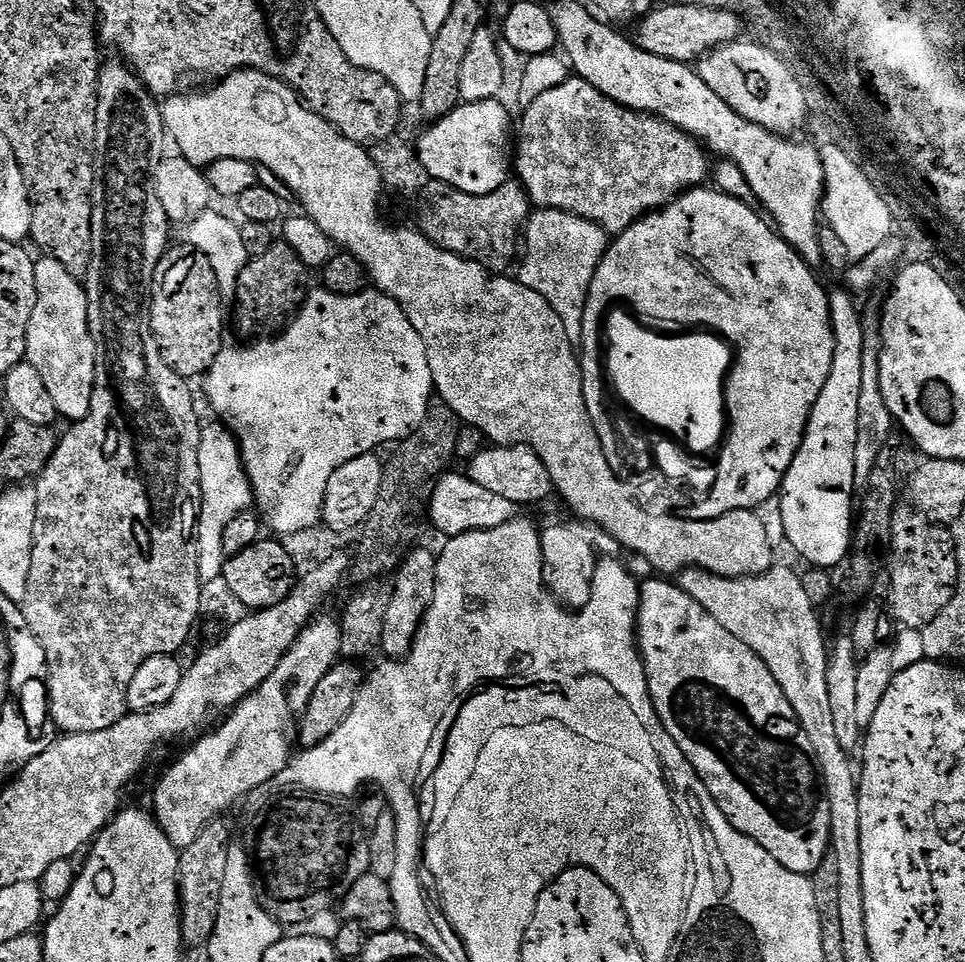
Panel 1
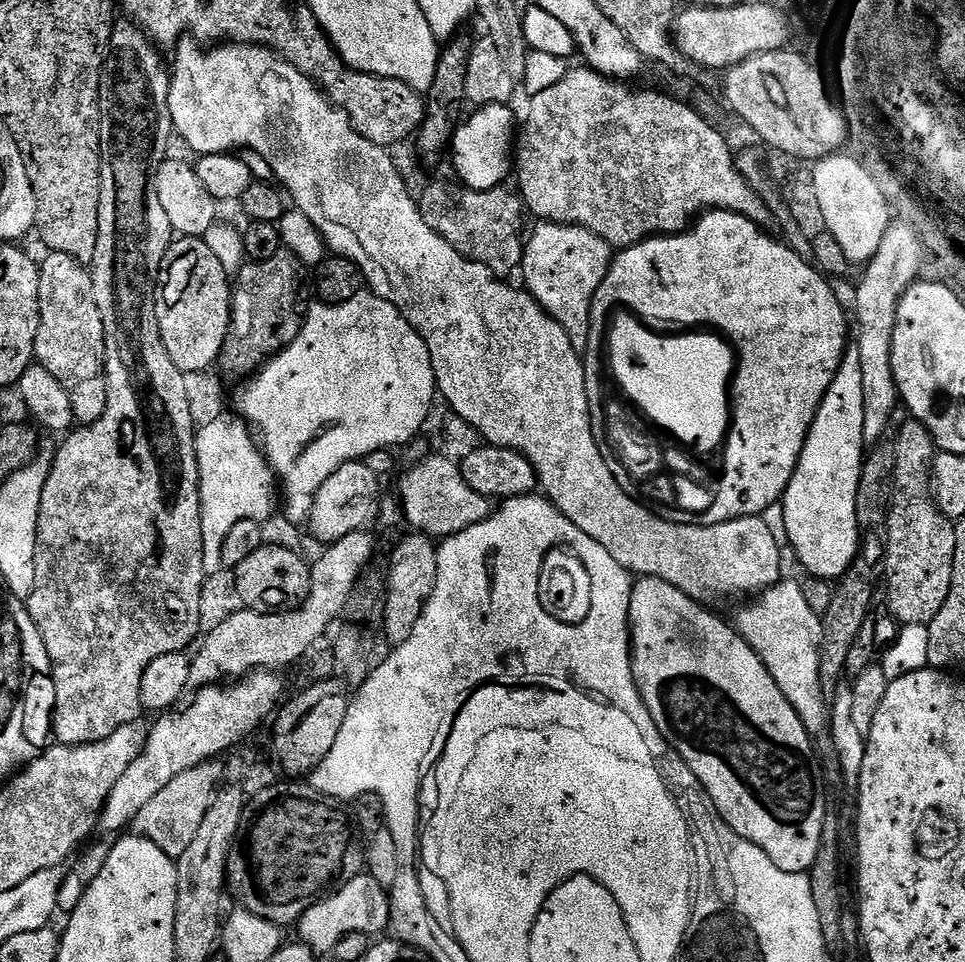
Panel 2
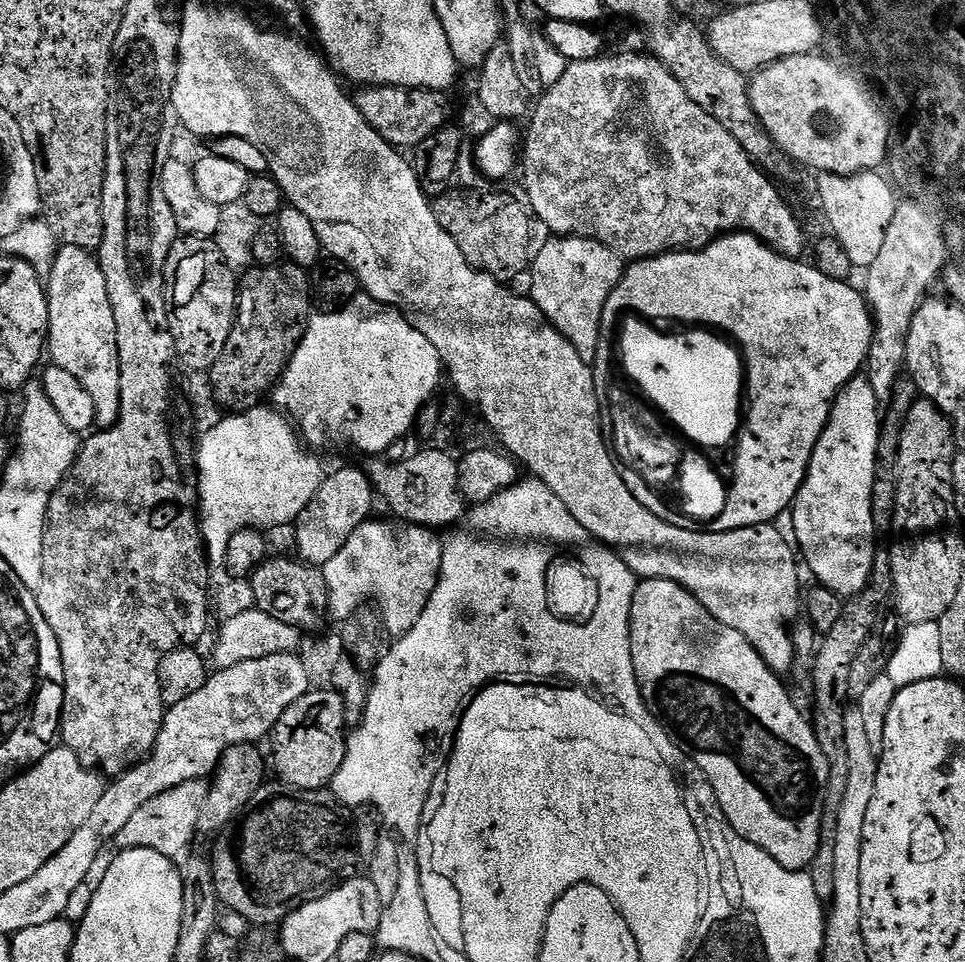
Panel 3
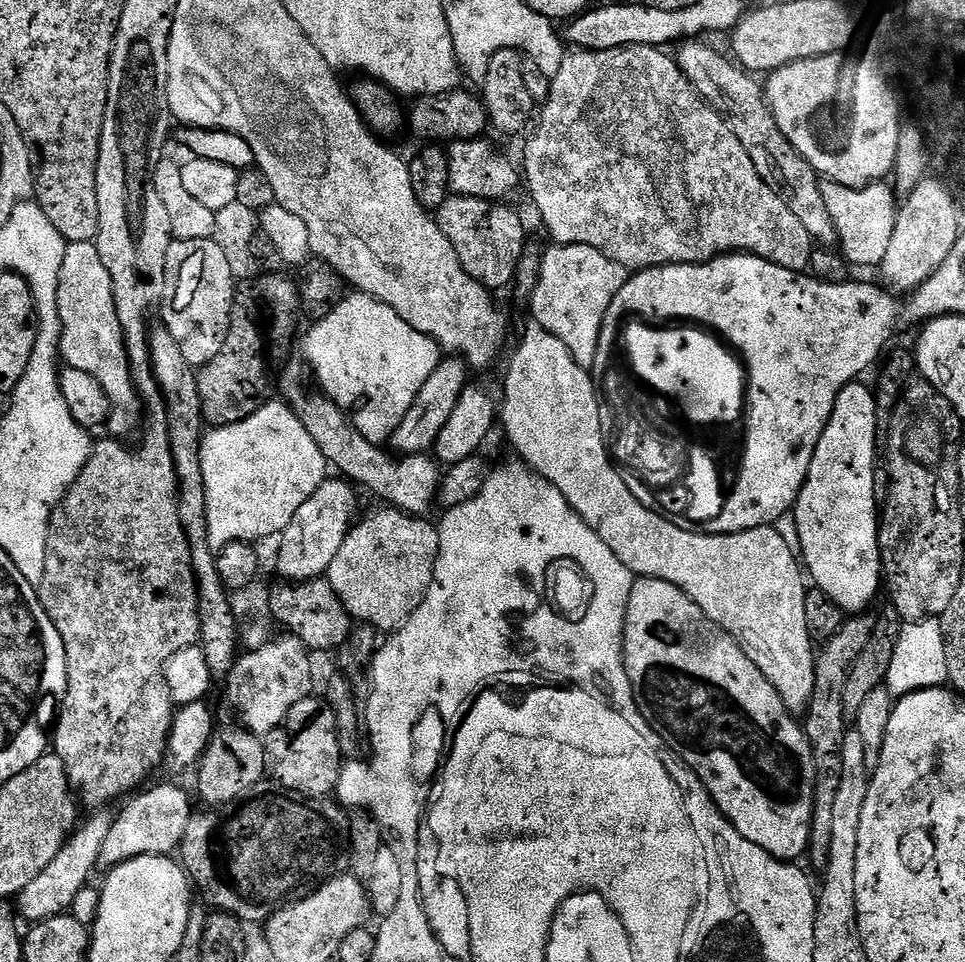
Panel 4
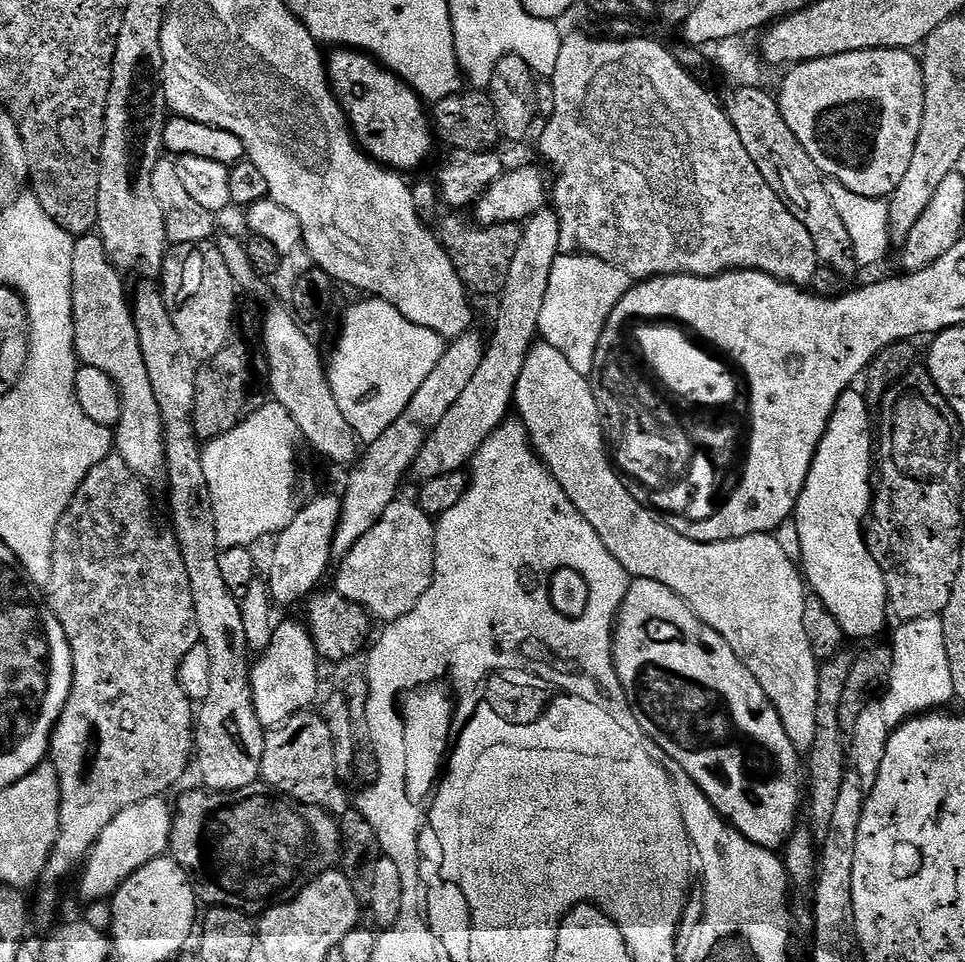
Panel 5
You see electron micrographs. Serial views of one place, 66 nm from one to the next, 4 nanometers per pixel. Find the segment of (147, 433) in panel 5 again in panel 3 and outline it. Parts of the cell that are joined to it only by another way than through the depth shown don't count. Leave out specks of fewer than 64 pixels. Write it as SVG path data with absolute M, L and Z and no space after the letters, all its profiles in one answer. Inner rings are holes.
M63 245L57 251L51 268L46 273L48 294L48 342L47 355L52 355L51 363L66 370L90 394L96 407L95 427L103 430L112 427L120 419L120 363L116 345L114 312L110 310L110 296L106 294L106 280L100 269L99 259L89 249Z

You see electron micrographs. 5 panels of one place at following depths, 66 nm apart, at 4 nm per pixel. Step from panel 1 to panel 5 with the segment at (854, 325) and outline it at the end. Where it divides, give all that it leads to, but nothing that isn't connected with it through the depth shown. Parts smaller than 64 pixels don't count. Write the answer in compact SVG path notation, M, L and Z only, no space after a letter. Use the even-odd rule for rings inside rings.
M858 390L843 392L838 398L826 434L816 451L810 474L796 503L794 519L798 538L802 538L799 563L807 587L822 600L837 619L845 637L871 641L890 620L888 587L878 562L868 549L866 532L862 525L869 519L874 503L874 416L869 411L865 393Z

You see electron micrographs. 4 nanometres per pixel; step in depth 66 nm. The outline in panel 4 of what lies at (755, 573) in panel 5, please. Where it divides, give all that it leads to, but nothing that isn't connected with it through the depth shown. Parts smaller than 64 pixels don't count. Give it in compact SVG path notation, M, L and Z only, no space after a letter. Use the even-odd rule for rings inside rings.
M539 326L531 327L525 330L524 337L521 338L520 345L517 346L516 353L513 354L512 361L508 364L508 373L504 376L504 400L502 396L498 404L499 423L501 425L504 423L504 432L508 435L508 440L512 443L513 450L520 455L517 457L532 471L537 472L542 478L546 478L554 486L558 486L558 490L562 490L569 506L591 528L598 529L602 542L606 542L606 546L610 546L610 550L614 550L614 554L618 554L618 562L622 562L624 567L631 570L637 577L652 576L656 580L665 580L681 588L718 627L726 630L726 634L730 634L738 642L738 646L742 646L746 658L750 658L750 662L754 662L754 666L758 666L758 670L762 670L762 674L766 674L768 681L776 687L789 712L793 714L807 713L810 694L814 694L814 666L816 665L814 641L806 624L806 596L809 589L806 585L804 586L806 576L802 571L801 561L794 554L790 554L790 549L786 547L786 541L782 539L782 534L778 534L778 530L774 526L769 526L745 532L731 532L725 536L706 536L698 532L678 530L678 526L674 526L674 522L670 522L665 516L659 516L646 510L646 506L642 506L642 502L638 502L638 498L634 498L634 494L630 494L626 482L622 482L620 469L616 467L613 457L609 453L604 428L600 424L600 399L596 397L596 384L592 380L591 371L578 366L578 362L574 362L574 358L570 354L570 350L566 350L566 346L562 346L562 342L558 338L554 338L554 334L550 334L545 328Z

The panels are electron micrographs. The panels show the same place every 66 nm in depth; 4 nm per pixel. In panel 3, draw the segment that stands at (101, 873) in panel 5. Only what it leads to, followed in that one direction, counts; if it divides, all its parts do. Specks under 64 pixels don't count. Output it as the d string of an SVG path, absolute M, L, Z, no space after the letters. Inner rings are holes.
M191 780L182 786L174 786L174 790L166 790L166 794L158 794L158 798L150 798L150 802L146 802L146 806L132 815L126 826L122 826L114 841L115 847L120 850L145 848L158 850L158 854L163 856L183 857L189 851L187 848L192 839L198 836L198 814L202 810L205 791L204 780Z

